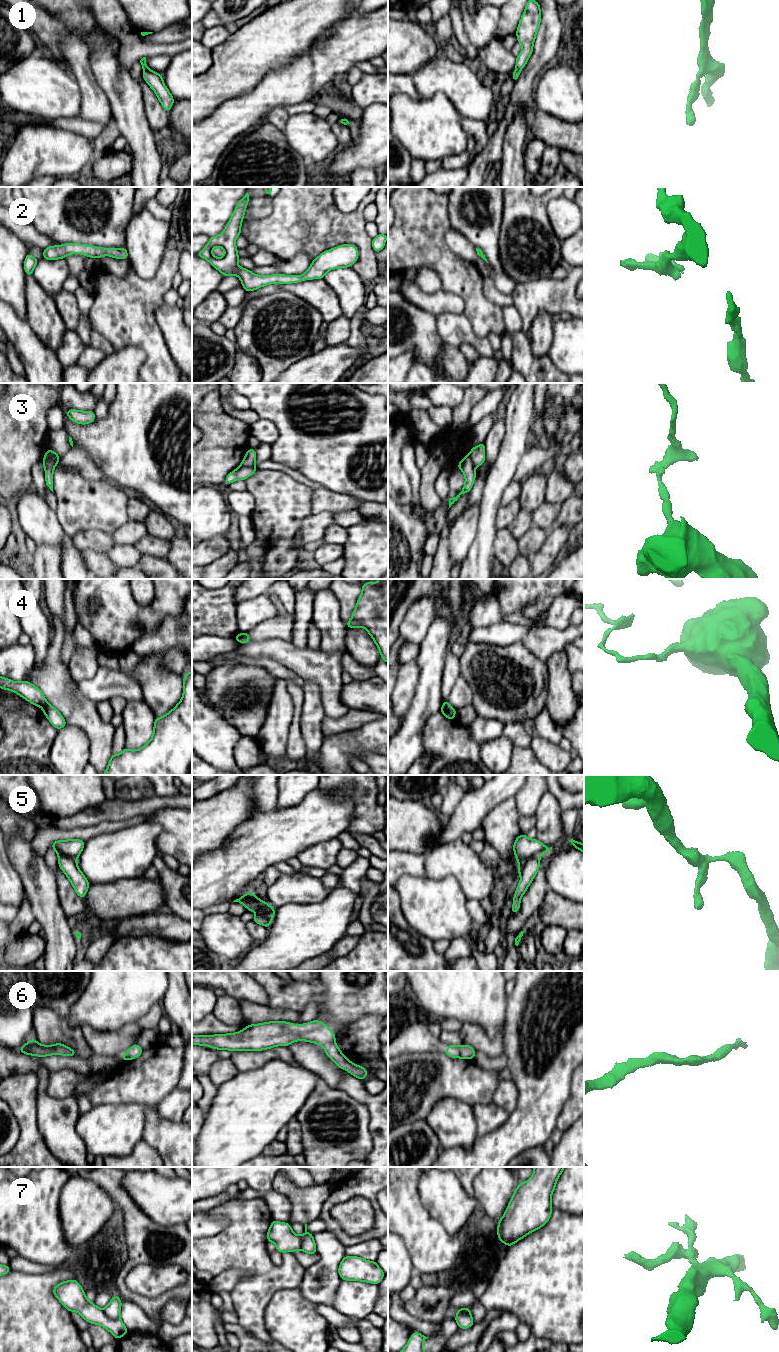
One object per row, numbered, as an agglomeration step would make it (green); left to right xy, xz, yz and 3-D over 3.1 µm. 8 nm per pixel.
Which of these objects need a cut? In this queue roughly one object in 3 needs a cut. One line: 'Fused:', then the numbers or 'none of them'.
Fused: 3, 4, 5, 7

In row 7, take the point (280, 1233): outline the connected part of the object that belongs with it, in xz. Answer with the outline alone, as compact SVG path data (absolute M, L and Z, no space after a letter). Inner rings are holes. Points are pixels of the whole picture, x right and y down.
M273 1220L267 1232L267 1242L274 1242L276 1250L281 1253L293 1252L302 1250L304 1235L313 1236L307 1232L307 1224L305 1224L305 1233L300 1236L292 1231L291 1224Z

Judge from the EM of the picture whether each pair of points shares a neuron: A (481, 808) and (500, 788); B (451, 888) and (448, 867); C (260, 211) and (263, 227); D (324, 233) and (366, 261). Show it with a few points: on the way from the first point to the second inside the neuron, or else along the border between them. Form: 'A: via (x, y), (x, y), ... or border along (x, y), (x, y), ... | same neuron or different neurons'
A: via (485, 803), (495, 793) | same neuron
B: border along (426, 876), (432, 879), (453, 876), (464, 894) | different neurons
C: border along (272, 199), (269, 214), (247, 219), (241, 227) | different neurons
D: via (337, 233), (349, 233), (364, 248) | same neuron

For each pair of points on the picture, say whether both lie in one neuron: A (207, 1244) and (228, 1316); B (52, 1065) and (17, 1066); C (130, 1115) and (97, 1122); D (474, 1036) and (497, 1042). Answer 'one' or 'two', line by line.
A: two
B: one
C: one
D: one

